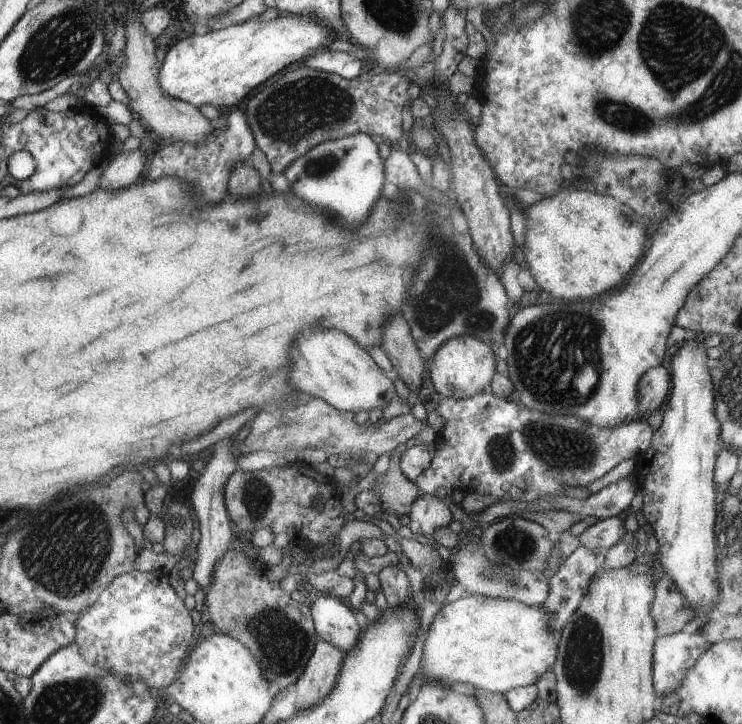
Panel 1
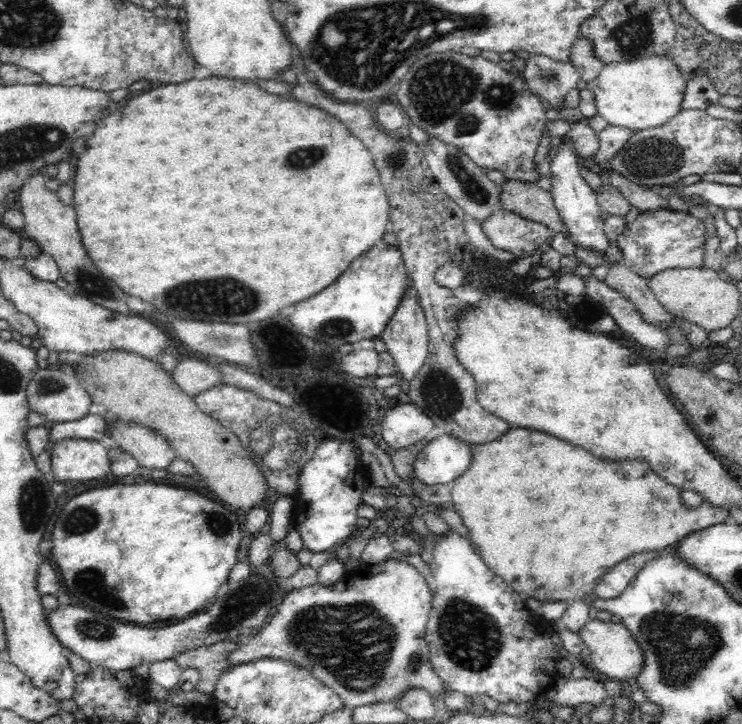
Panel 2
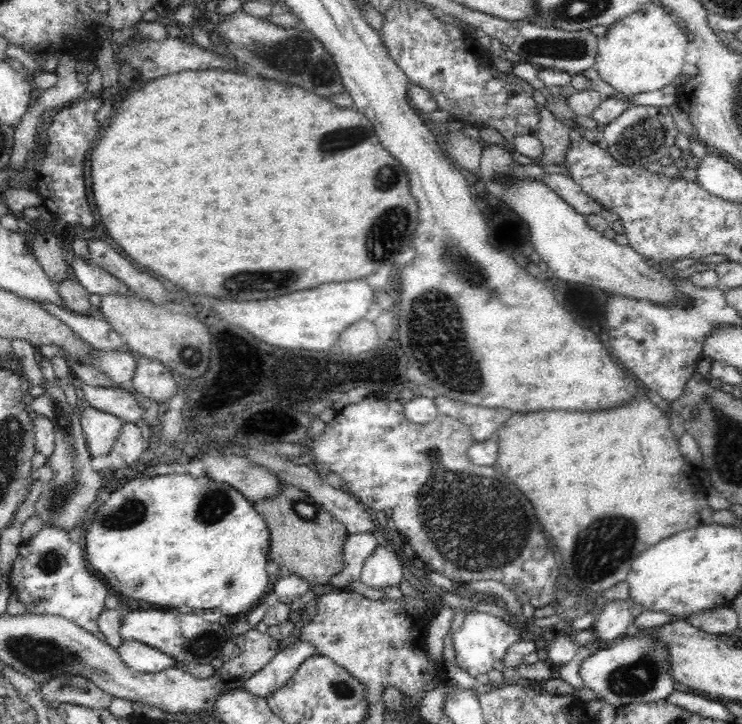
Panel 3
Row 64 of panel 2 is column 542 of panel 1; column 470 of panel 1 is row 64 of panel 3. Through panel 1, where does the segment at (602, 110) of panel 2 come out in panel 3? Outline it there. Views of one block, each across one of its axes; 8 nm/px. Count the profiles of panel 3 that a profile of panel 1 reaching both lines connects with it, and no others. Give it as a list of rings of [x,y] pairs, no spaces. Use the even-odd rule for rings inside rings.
[[[650,1],[609,26],[607,34],[598,40],[594,68],[619,96],[654,92],[681,75],[689,42],[689,34],[670,19],[670,12],[659,2]]]

